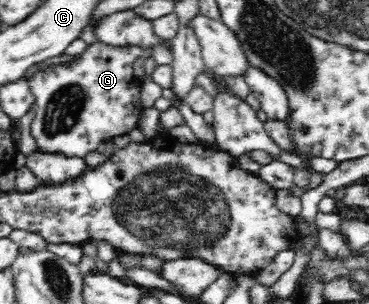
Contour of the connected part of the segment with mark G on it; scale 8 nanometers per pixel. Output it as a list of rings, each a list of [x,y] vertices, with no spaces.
[[[93,43],[93,45],[89,45],[89,47],[87,47],[87,49],[79,55],[79,59],[77,59],[77,61],[73,61],[73,63],[59,63],[59,65],[51,65],[50,67],[47,67],[47,69],[39,70],[27,79],[34,99],[33,108],[35,111],[35,117],[31,123],[31,137],[33,137],[33,139],[35,139],[35,143],[37,143],[37,147],[39,148],[37,152],[45,155],[65,155],[66,157],[83,158],[89,153],[97,151],[101,143],[108,142],[113,138],[124,134],[129,134],[132,129],[137,128],[139,118],[143,113],[144,107],[141,103],[142,83],[139,77],[135,77],[133,63],[135,63],[135,59],[138,57],[147,56],[148,52],[149,50],[143,48],[143,45],[141,44],[113,45]]]

